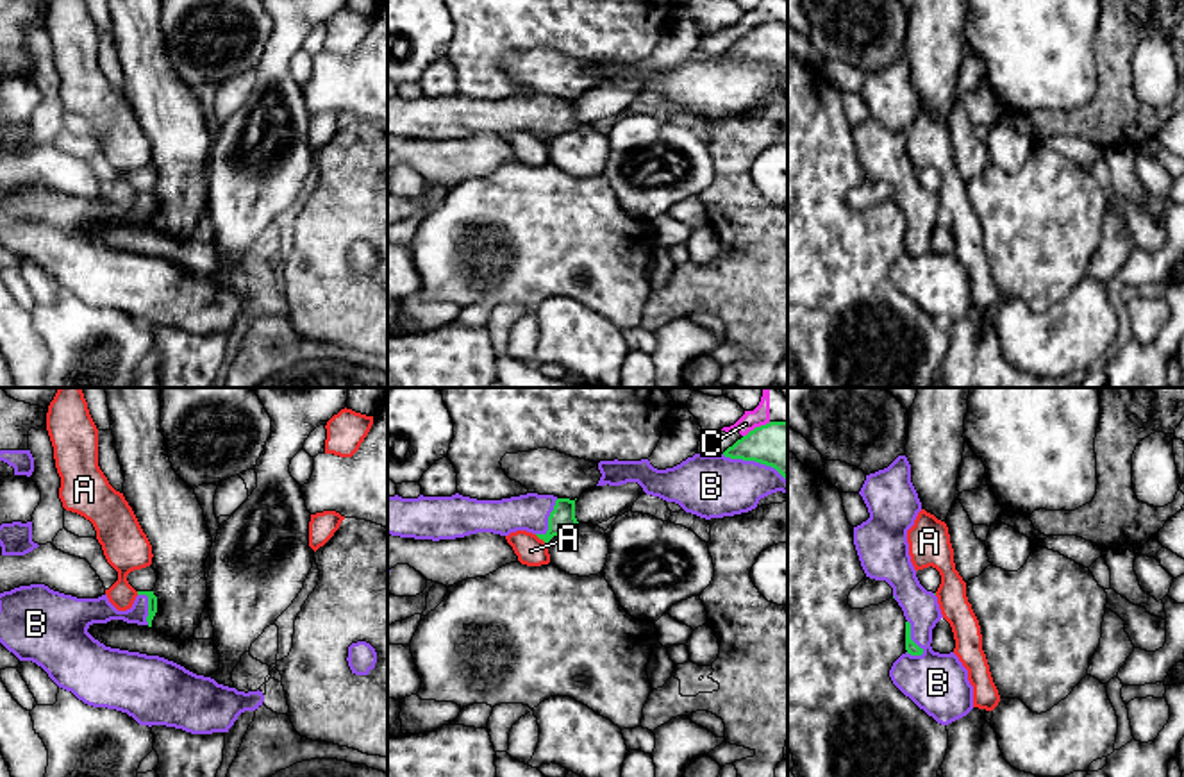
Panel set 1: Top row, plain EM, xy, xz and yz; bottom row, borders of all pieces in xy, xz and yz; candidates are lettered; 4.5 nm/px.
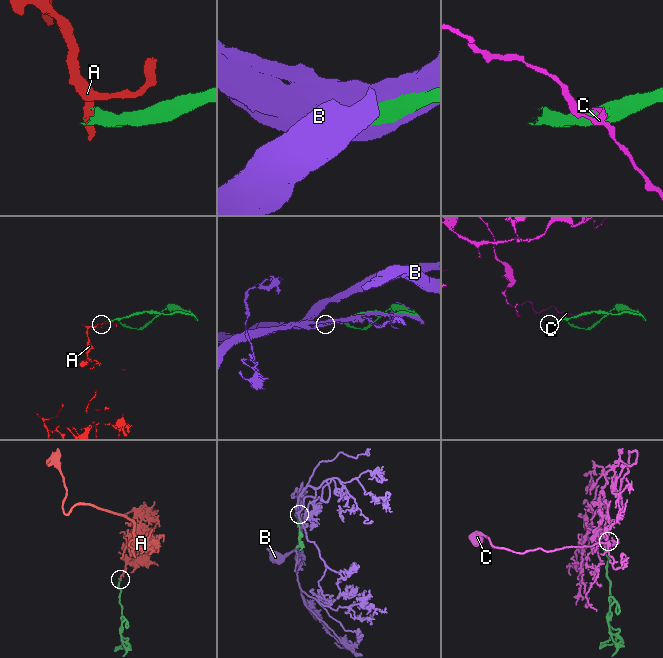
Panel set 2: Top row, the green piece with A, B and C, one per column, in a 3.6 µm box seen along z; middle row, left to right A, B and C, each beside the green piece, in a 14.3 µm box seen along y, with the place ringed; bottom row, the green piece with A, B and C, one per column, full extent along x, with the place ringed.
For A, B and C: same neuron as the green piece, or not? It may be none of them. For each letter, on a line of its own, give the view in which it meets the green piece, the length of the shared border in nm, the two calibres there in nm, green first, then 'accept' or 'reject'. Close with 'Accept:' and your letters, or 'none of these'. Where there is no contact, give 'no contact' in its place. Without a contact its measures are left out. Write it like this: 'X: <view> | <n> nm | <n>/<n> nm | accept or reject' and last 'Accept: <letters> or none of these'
A: xz | 70 nm | 110/140 nm | reject
B: xz | 320 nm | 220/280 nm | accept
C: xz | 140 nm | 220/80 nm | reject
Accept: B

